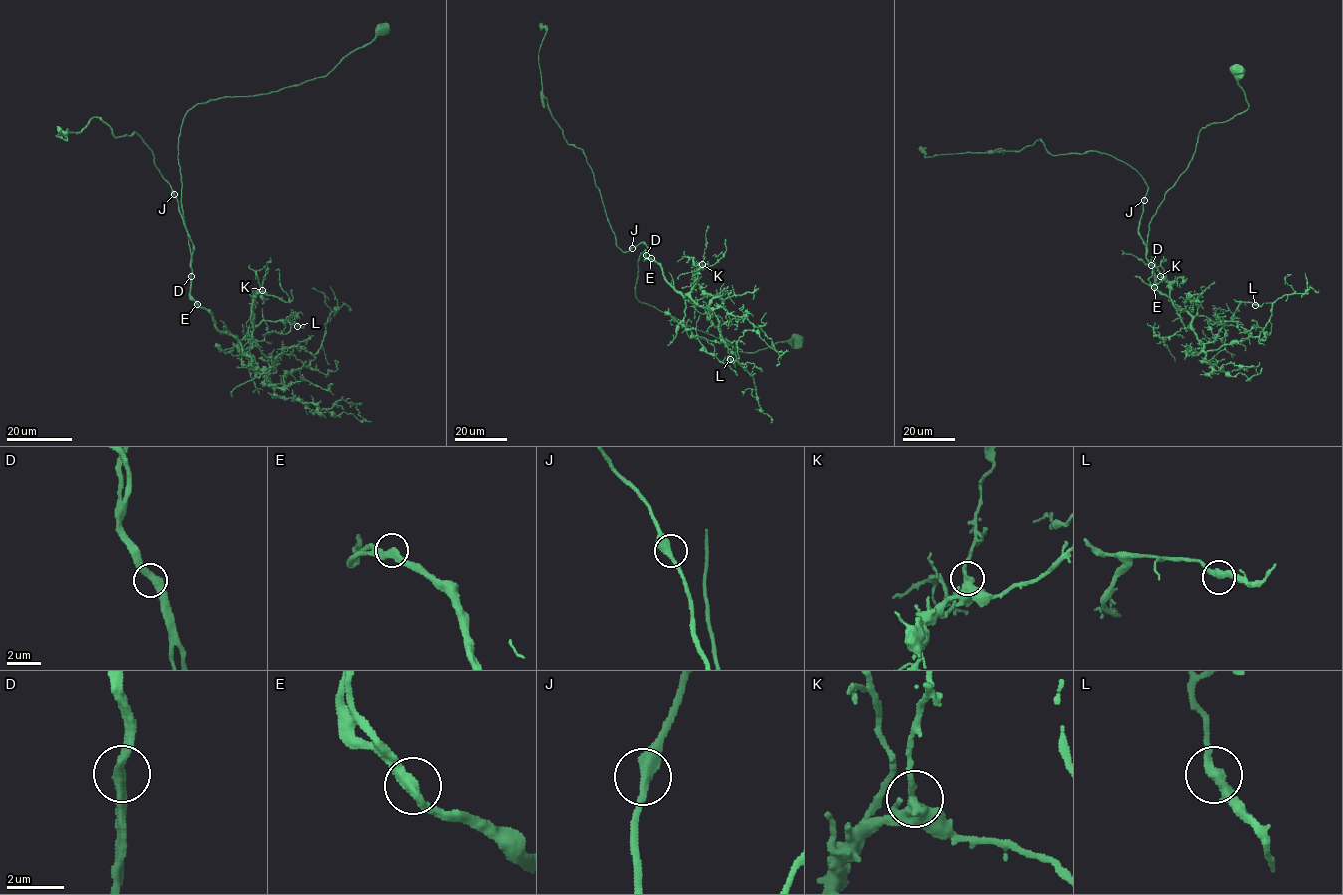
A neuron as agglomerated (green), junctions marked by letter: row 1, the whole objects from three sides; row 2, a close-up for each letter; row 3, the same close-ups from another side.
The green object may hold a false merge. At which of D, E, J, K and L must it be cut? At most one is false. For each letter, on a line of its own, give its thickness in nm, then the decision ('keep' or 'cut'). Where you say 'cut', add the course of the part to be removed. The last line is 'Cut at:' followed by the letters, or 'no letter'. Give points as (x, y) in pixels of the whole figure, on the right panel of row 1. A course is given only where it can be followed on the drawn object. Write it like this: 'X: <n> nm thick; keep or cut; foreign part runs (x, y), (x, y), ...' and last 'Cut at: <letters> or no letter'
D: 400 nm thick; keep
E: 400 nm thick; keep
J: 380 nm thick; keep
K: 400 nm thick; keep
L: 360 nm thick; keep
Cut at: no letter

